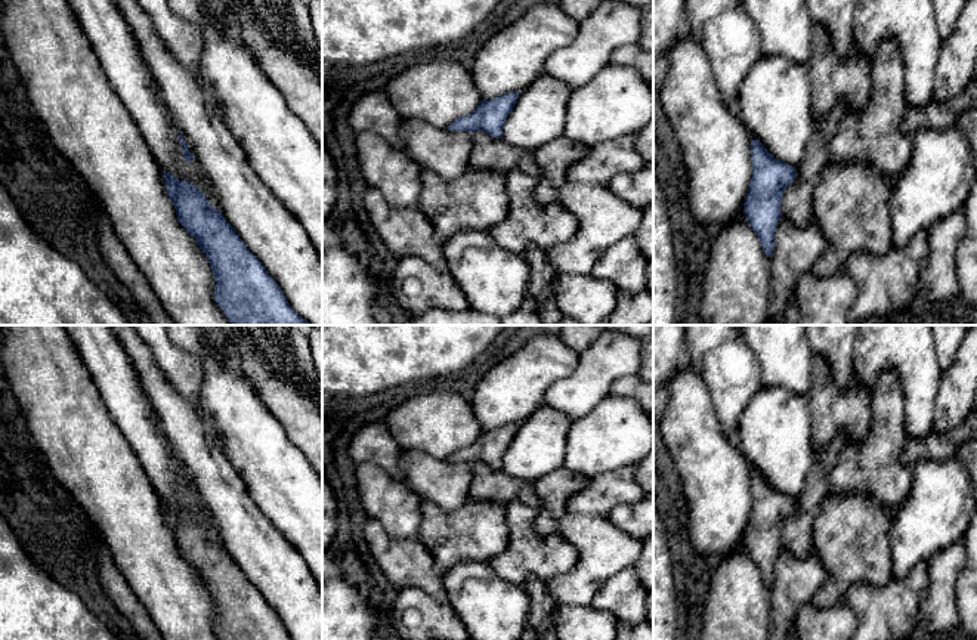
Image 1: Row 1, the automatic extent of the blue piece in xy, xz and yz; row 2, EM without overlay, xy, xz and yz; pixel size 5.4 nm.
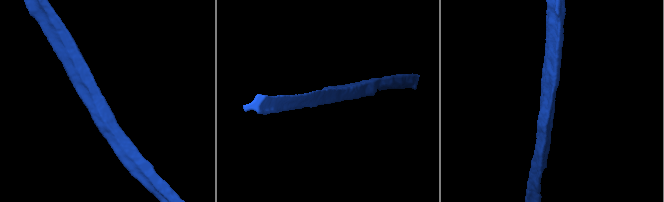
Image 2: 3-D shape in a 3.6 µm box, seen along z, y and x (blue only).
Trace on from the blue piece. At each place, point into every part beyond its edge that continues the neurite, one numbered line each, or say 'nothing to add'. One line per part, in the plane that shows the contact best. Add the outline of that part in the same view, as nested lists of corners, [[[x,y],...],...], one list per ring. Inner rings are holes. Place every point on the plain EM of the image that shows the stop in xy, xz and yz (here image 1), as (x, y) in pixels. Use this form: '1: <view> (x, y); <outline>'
nothing to add

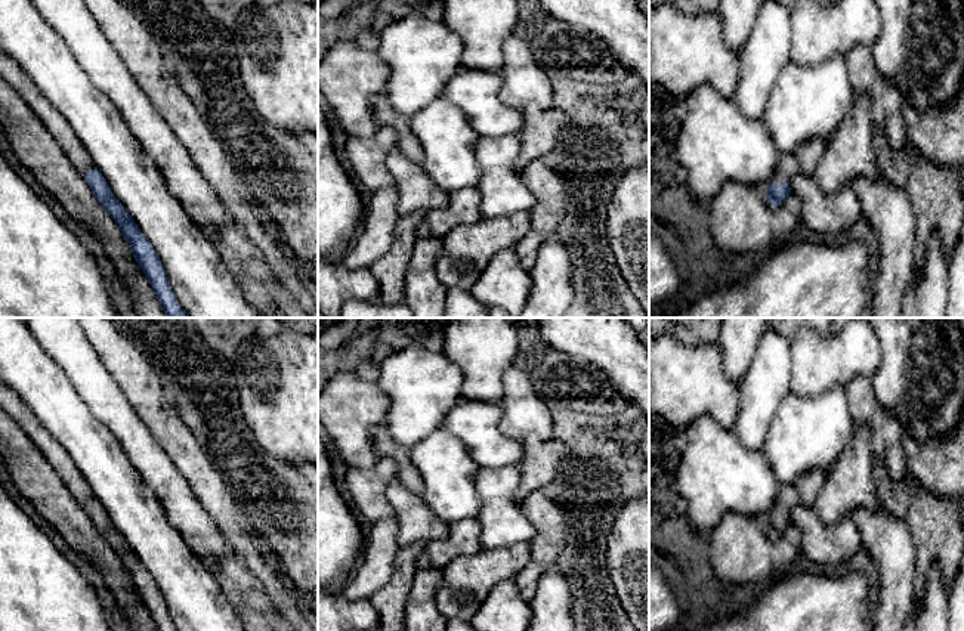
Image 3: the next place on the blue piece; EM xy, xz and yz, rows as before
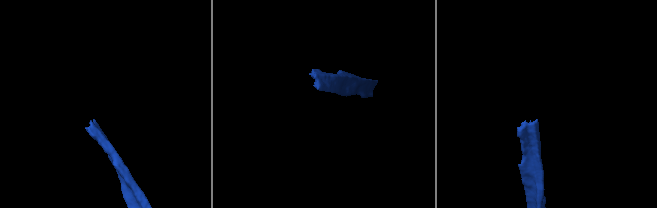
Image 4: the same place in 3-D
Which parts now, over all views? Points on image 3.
1: yz (806, 489); [[[813,468],[800,476],[794,485],[778,488],[770,514],[790,513],[798,501],[812,507],[824,488],[825,479],[826,473],[822,468]]]

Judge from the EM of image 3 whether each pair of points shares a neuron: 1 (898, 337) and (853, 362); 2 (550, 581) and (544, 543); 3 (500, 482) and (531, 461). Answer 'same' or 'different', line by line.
1: different
2: different
3: different

